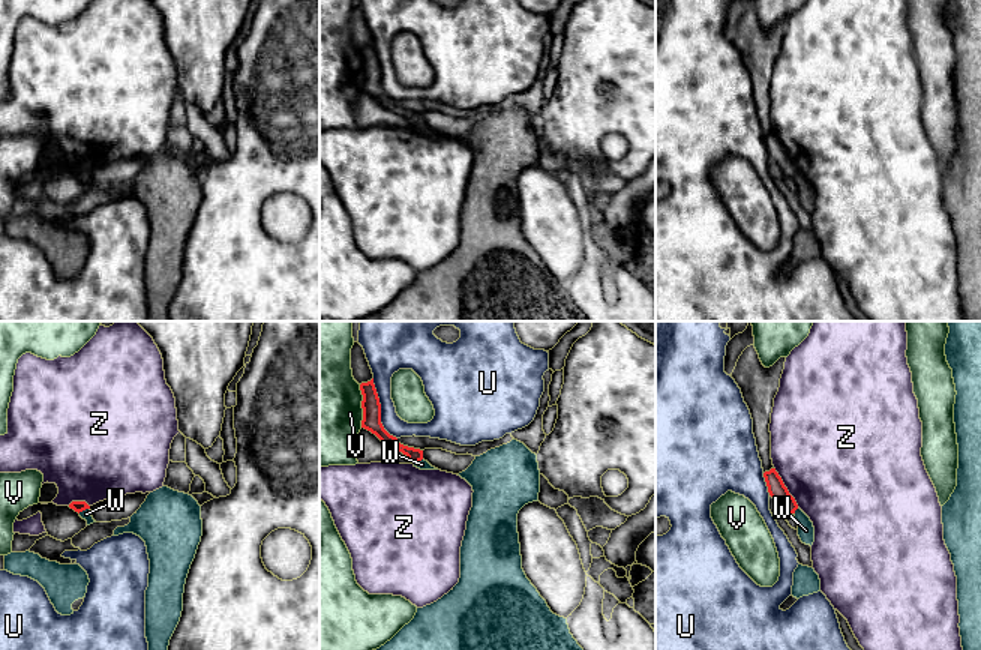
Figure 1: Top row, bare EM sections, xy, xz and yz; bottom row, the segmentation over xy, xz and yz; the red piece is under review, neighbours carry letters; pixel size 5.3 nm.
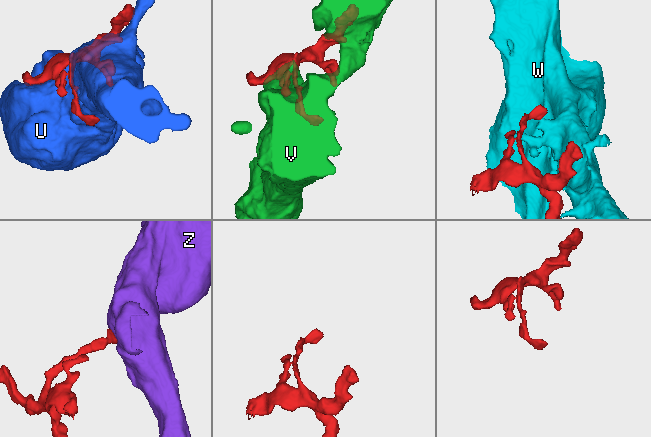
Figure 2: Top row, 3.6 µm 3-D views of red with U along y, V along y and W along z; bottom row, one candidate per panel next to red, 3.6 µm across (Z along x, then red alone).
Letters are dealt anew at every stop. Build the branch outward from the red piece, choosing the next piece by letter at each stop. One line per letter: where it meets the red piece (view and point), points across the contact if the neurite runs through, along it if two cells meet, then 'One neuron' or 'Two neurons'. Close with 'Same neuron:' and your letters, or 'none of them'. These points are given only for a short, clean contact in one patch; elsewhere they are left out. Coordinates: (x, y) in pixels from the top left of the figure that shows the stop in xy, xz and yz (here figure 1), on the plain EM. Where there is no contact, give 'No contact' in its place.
U: Touches red at xz (380, 74). Two neurons
V: Touches red at xz (362, 69). Two neurons
W: Touches red at xy (83, 173). Boundary: xy (89, 171), (78, 176). Two neurons
Z: Touches red at yz (785, 150). Boundary: yz (774, 131), (798, 170). Two neurons
Same neuron: none of them

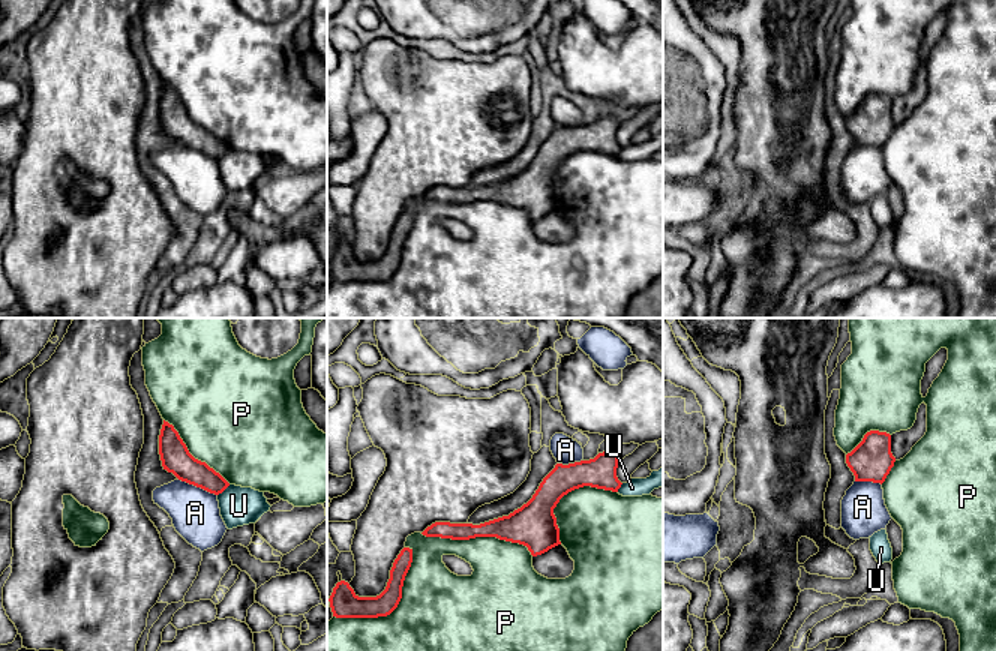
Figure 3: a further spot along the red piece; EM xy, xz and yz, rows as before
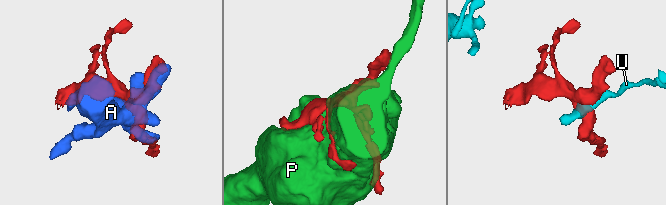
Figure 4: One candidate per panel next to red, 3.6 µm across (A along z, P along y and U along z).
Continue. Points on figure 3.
A: Touches red at xy (197, 150). Two neurons
P: Touches red at xz (393, 273). Two neurons
U: Touches red at xy (224, 153). Two neurons
Same neuron: none of them

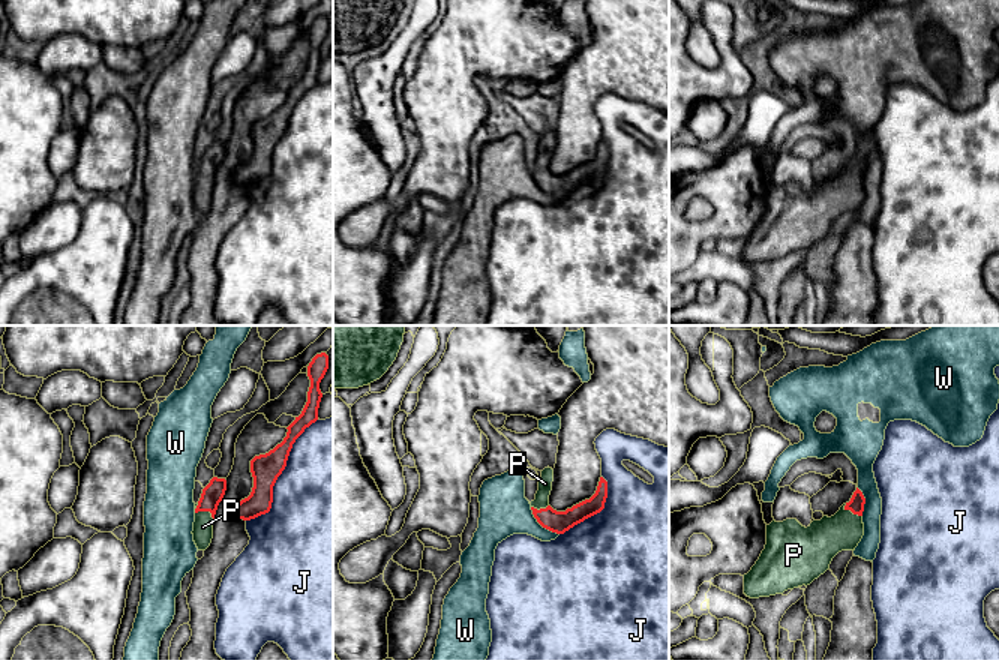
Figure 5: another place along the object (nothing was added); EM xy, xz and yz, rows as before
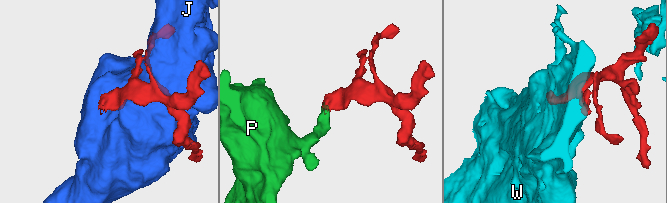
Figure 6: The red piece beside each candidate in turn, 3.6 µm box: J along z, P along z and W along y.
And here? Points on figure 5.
J: Touches red at xy (281, 137). Two neurons
P: Touches red at xy (206, 174). Path across: xy (213, 156), (206, 174), (203, 191). One neuron
W: Touches red at xz (542, 189). Two neurons
Same neuron: P

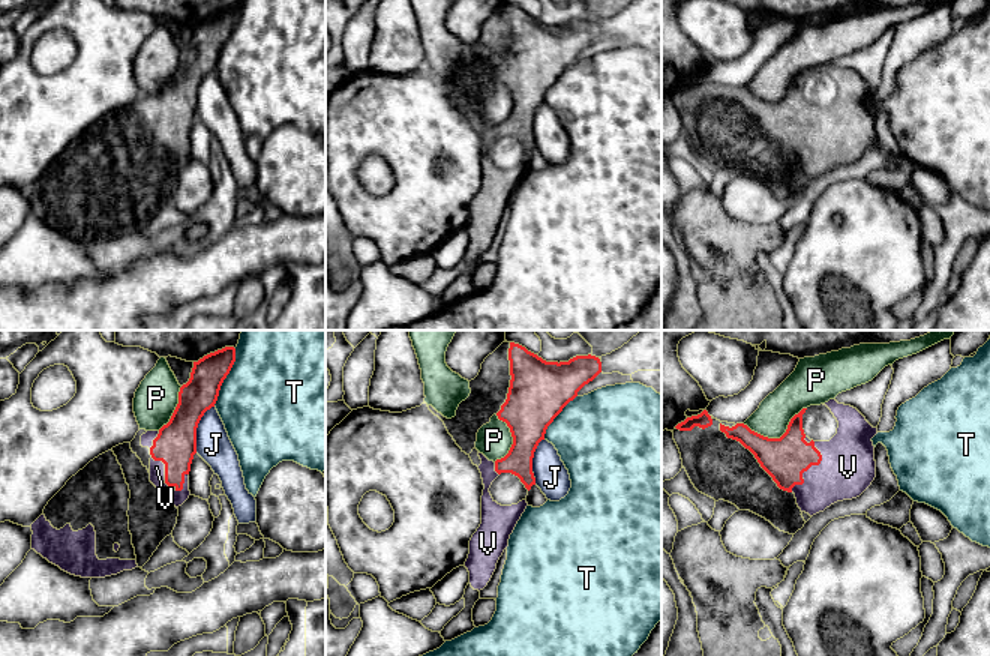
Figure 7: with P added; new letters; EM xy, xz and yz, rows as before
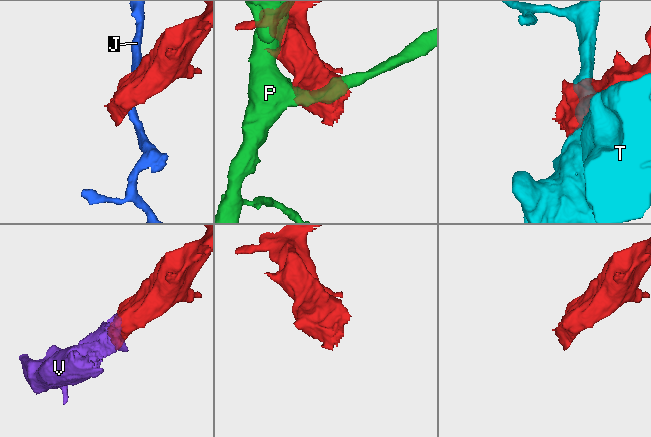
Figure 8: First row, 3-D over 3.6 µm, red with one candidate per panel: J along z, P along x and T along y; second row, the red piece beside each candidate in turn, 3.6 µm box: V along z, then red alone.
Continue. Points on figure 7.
J: Touches red at xy (197, 90). Two neurons
P: Touches red at yz (777, 102). Two neurons
T: Touches red at xy (225, 41). Two neurons
V: Touches red at yz (815, 128). One neuron
Same neuron: V

